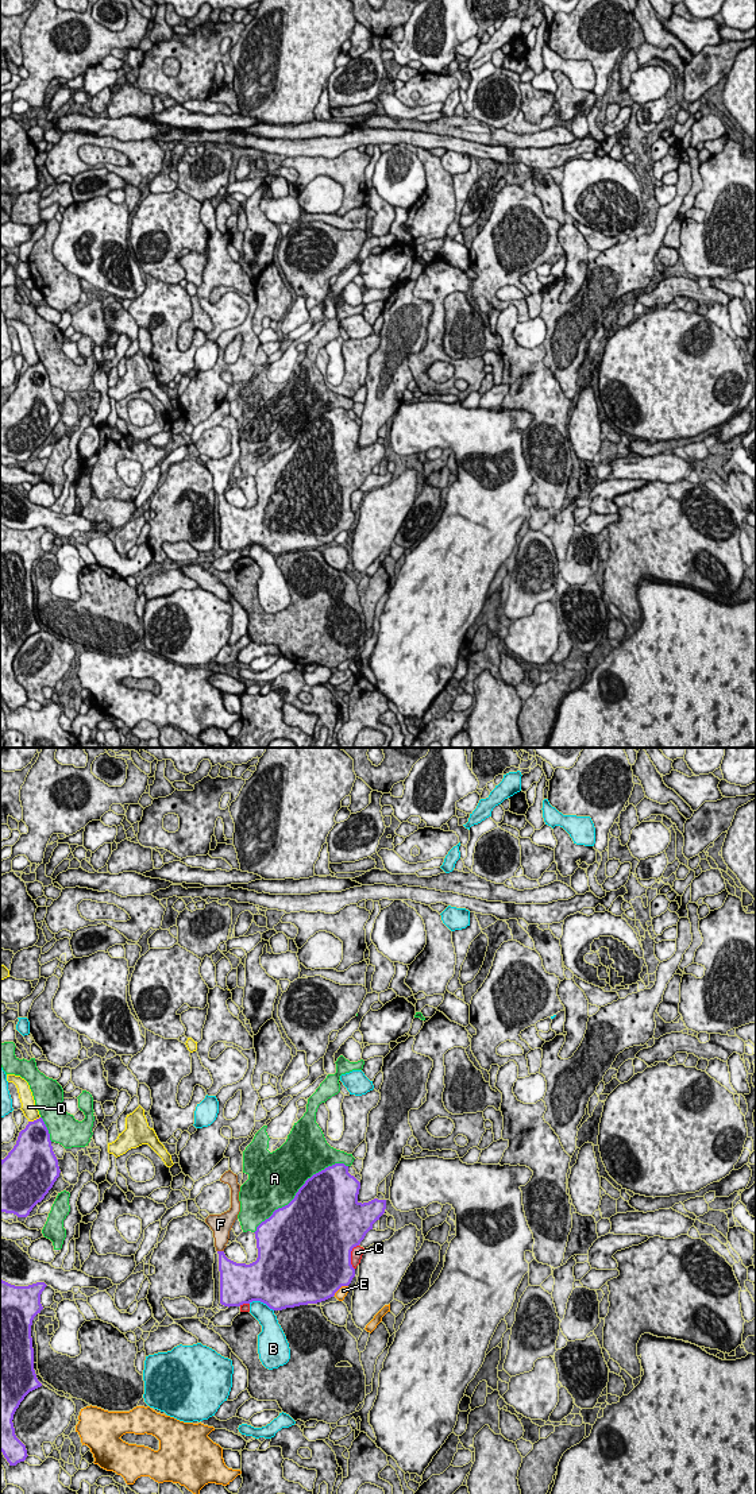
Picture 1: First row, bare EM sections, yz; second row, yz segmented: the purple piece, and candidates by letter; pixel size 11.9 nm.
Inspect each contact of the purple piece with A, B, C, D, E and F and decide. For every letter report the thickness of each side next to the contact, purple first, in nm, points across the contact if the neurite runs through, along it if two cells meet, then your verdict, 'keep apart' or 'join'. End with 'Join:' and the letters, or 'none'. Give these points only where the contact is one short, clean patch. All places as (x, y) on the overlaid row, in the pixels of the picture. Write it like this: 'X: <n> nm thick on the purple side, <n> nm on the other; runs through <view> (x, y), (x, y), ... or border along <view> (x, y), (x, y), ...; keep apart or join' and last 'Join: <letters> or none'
A: 500 nm thick on the purple side, 500 nm on the other; keep apart
B: 500 nm thick on the purple side, 220 nm on the other; keep apart
C: 500 nm thick on the purple side, 140 nm on the other; keep apart
D: 380 nm thick on the purple side, 170 nm on the other; keep apart
E: 500 nm thick on the purple side, 120 nm on the other; keep apart
F: 240 nm thick on the purple side, 190 nm on the other; join
Join: F

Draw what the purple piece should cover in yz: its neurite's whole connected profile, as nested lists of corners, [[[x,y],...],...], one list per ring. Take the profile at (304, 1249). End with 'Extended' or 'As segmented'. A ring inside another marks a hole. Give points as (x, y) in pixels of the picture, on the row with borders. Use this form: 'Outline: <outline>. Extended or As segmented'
Outline: [[[335,1163],[308,1178],[288,1205],[275,1209],[256,1227],[256,1261],[250,1265],[236,1263],[225,1256],[224,1248],[240,1212],[240,1185],[231,1170],[220,1181],[231,1188],[231,1208],[221,1215],[209,1215],[205,1223],[213,1231],[219,1254],[220,1304],[228,1308],[261,1301],[273,1310],[282,1310],[333,1297],[355,1277],[352,1248],[360,1244],[386,1209],[386,1200],[359,1202],[360,1182],[348,1173],[348,1166]]]. Extended

